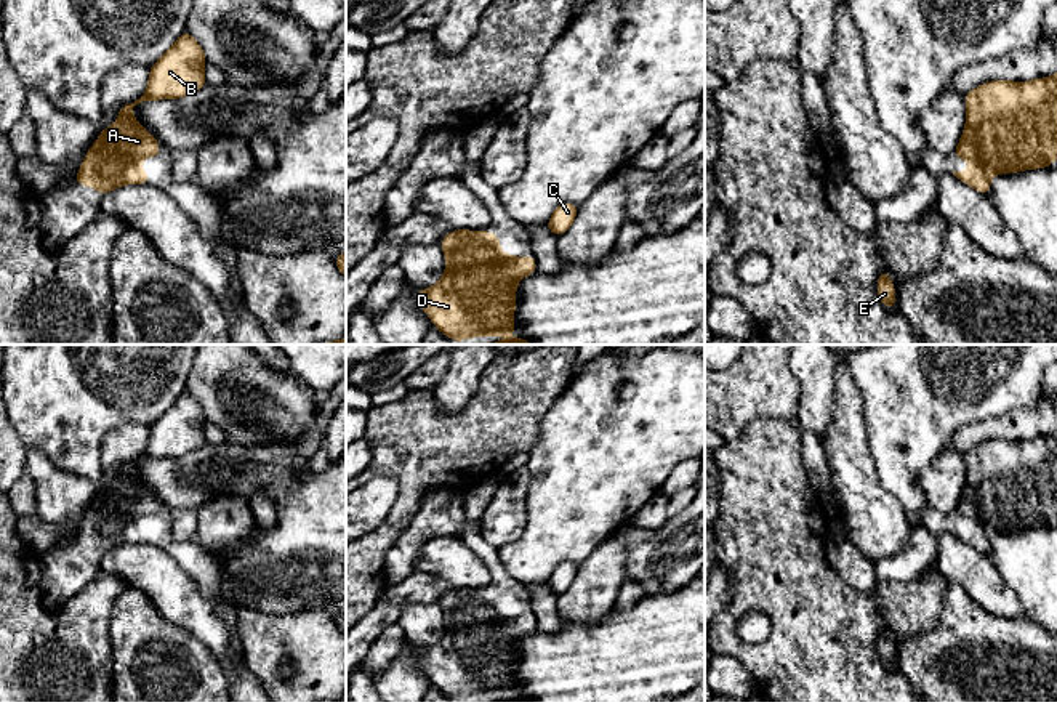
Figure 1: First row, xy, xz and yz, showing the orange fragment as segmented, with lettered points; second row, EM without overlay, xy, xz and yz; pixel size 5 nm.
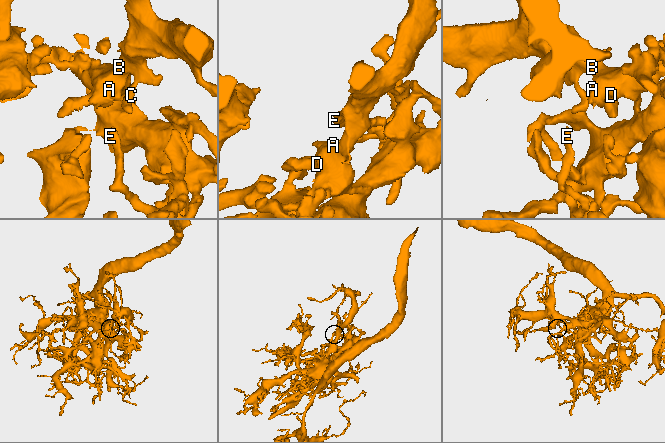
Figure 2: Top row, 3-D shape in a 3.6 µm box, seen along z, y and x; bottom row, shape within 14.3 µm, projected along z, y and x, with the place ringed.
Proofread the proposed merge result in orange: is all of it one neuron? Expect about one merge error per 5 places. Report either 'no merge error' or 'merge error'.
no merge error

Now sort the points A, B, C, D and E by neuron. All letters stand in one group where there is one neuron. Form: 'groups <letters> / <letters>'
groups A B C D E

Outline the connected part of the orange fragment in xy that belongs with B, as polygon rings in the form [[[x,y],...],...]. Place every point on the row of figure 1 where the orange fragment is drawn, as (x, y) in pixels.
[[[183,32],[175,45],[149,69],[144,95],[122,106],[119,120],[98,135],[80,163],[75,186],[88,184],[101,192],[123,184],[151,184],[151,175],[141,171],[143,157],[159,157],[159,141],[144,130],[131,111],[143,101],[184,98],[205,87],[207,64],[202,46],[189,32]]]

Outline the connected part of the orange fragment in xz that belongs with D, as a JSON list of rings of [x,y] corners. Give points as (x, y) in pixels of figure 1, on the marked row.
[[[456,229],[440,244],[447,268],[442,279],[418,290],[416,301],[426,311],[439,332],[455,341],[493,333],[516,333],[516,287],[520,277],[537,272],[535,256],[511,256],[500,252],[500,236],[488,231]]]

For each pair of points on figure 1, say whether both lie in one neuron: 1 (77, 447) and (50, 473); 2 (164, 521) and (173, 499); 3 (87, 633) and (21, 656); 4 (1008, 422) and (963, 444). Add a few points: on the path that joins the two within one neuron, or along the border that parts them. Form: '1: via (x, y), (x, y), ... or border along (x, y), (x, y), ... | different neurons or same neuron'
1: border along (28, 449), (37, 449), (58, 467), (93, 481) | different neurons
2: border along (160, 504), (172, 512) | different neurons
3: via (71, 648), (63, 656), (37, 656) | same neuron
4: via (996, 428), (974, 435) | same neuron

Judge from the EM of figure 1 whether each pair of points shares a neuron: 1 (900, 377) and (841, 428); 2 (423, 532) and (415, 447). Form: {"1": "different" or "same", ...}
{"1": "different", "2": "different"}

